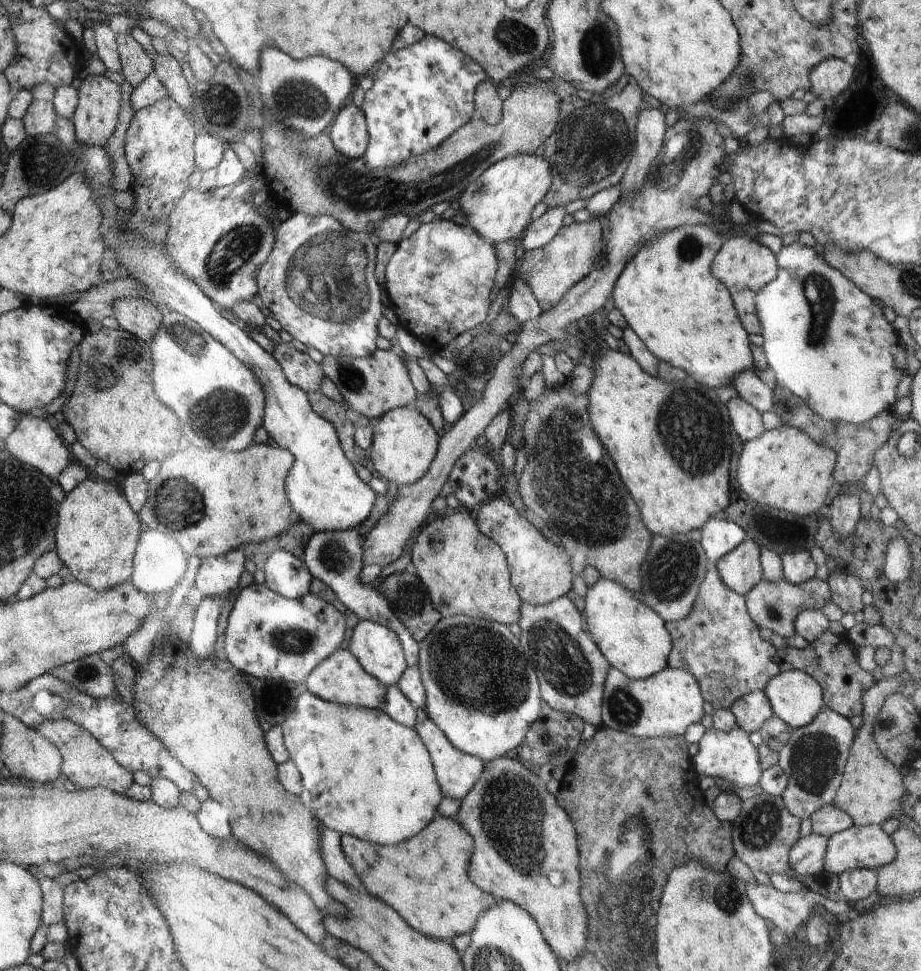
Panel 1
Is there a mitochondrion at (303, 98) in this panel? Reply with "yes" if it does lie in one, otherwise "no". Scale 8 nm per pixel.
yes

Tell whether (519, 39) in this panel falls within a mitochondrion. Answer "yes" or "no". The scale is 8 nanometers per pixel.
yes

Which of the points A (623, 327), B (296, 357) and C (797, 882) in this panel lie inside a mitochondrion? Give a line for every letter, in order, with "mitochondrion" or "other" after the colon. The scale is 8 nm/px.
A: other
B: other
C: other

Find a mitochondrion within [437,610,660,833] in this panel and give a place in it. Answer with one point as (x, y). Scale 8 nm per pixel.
(564, 668)

